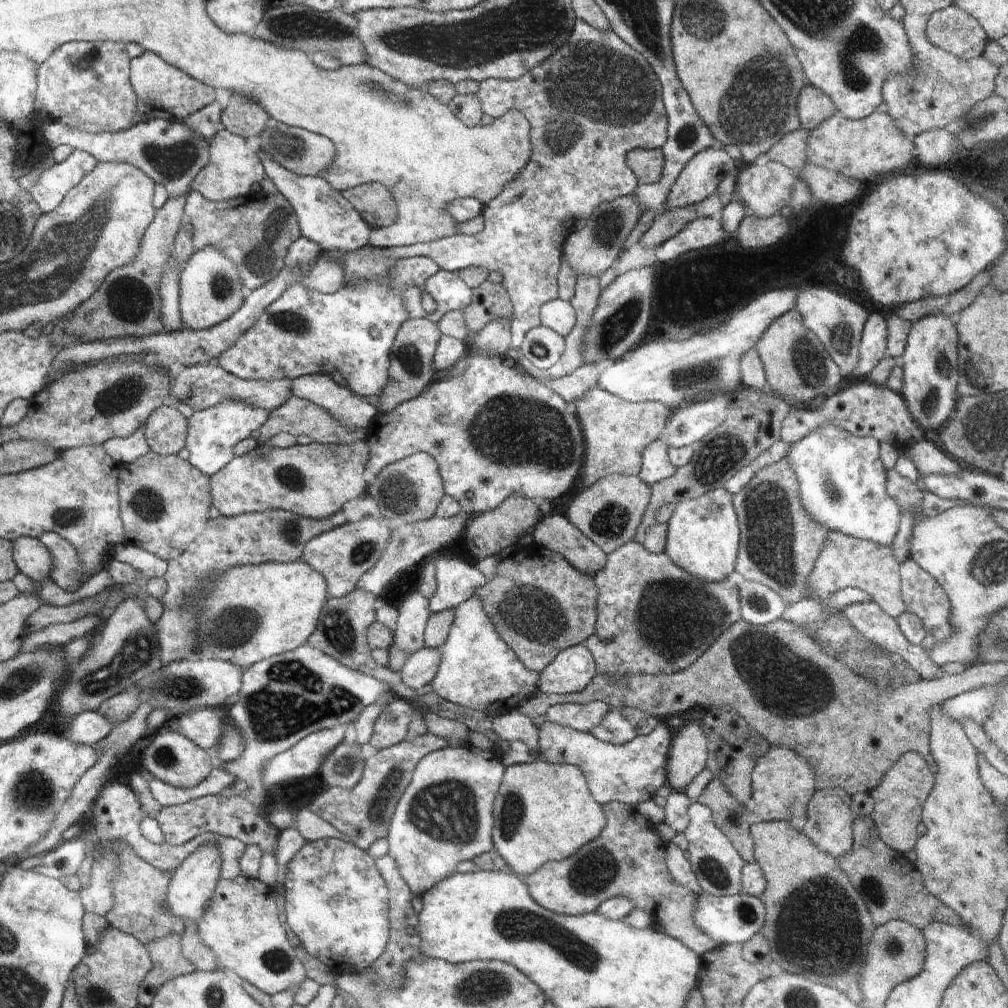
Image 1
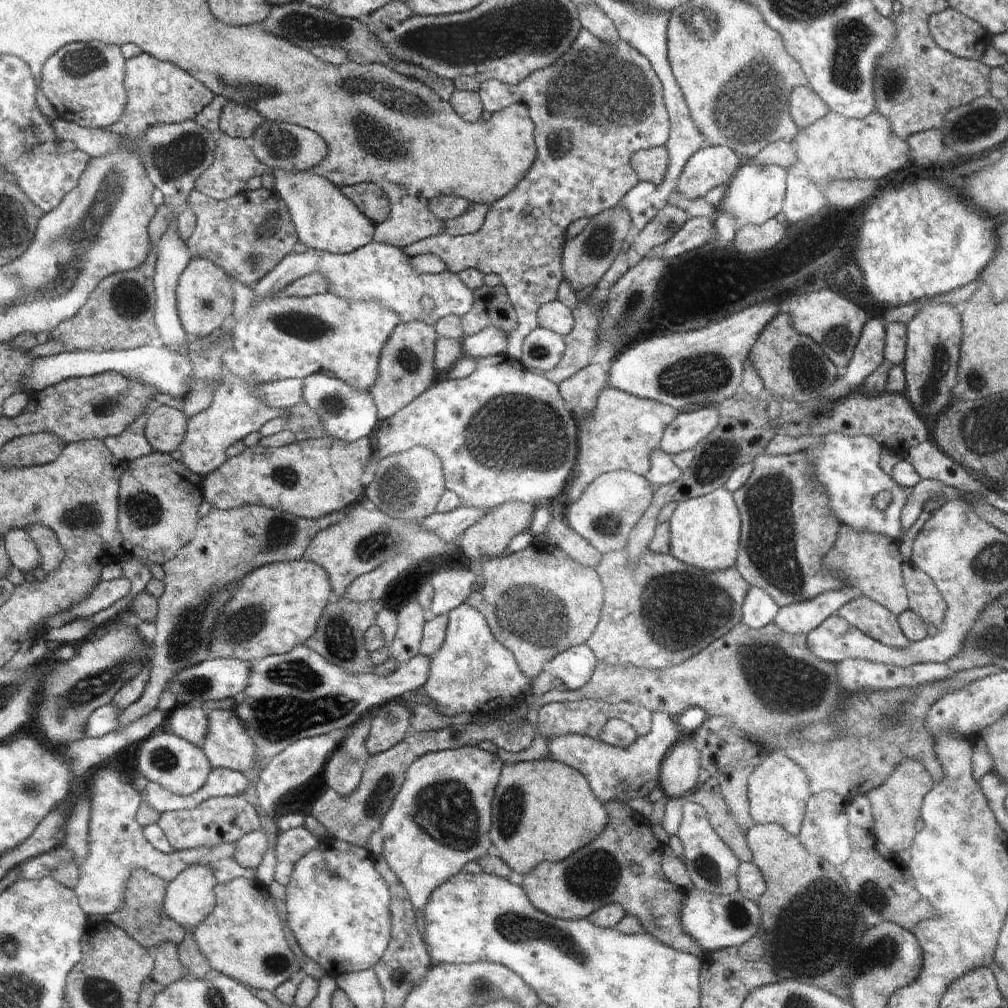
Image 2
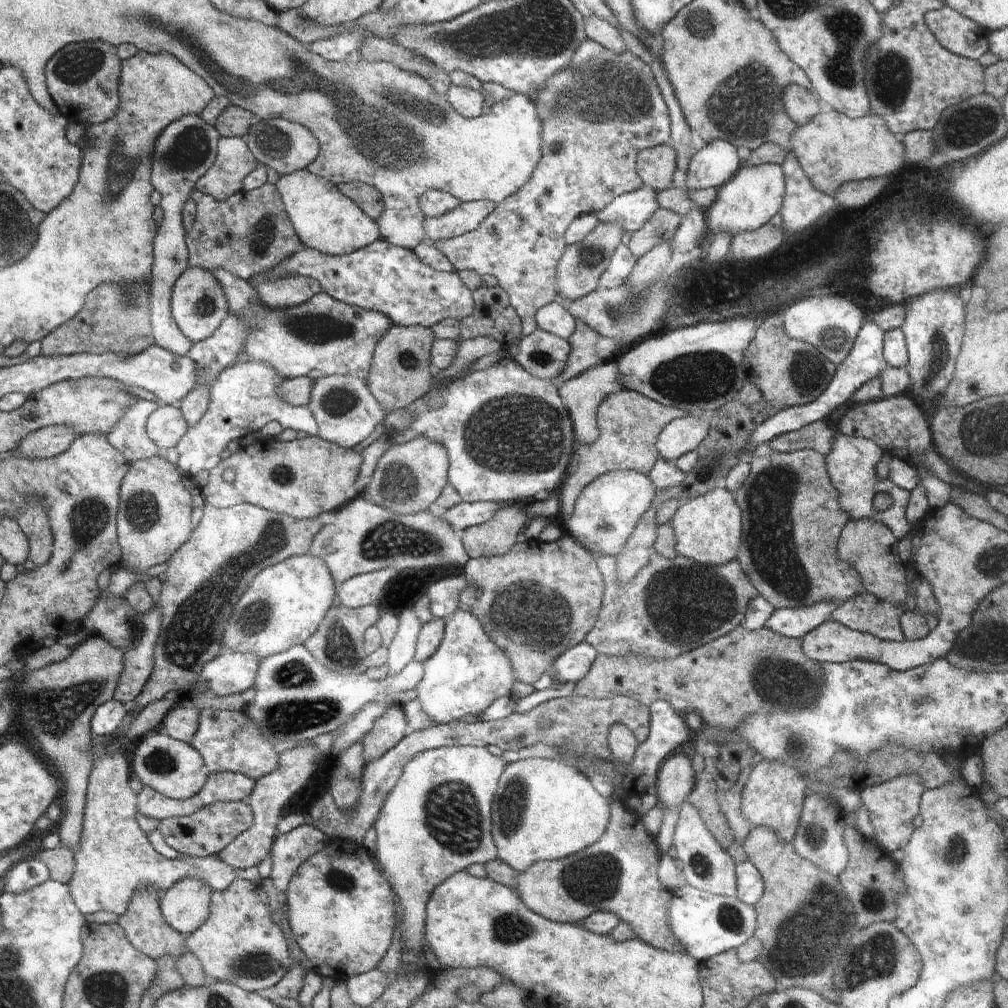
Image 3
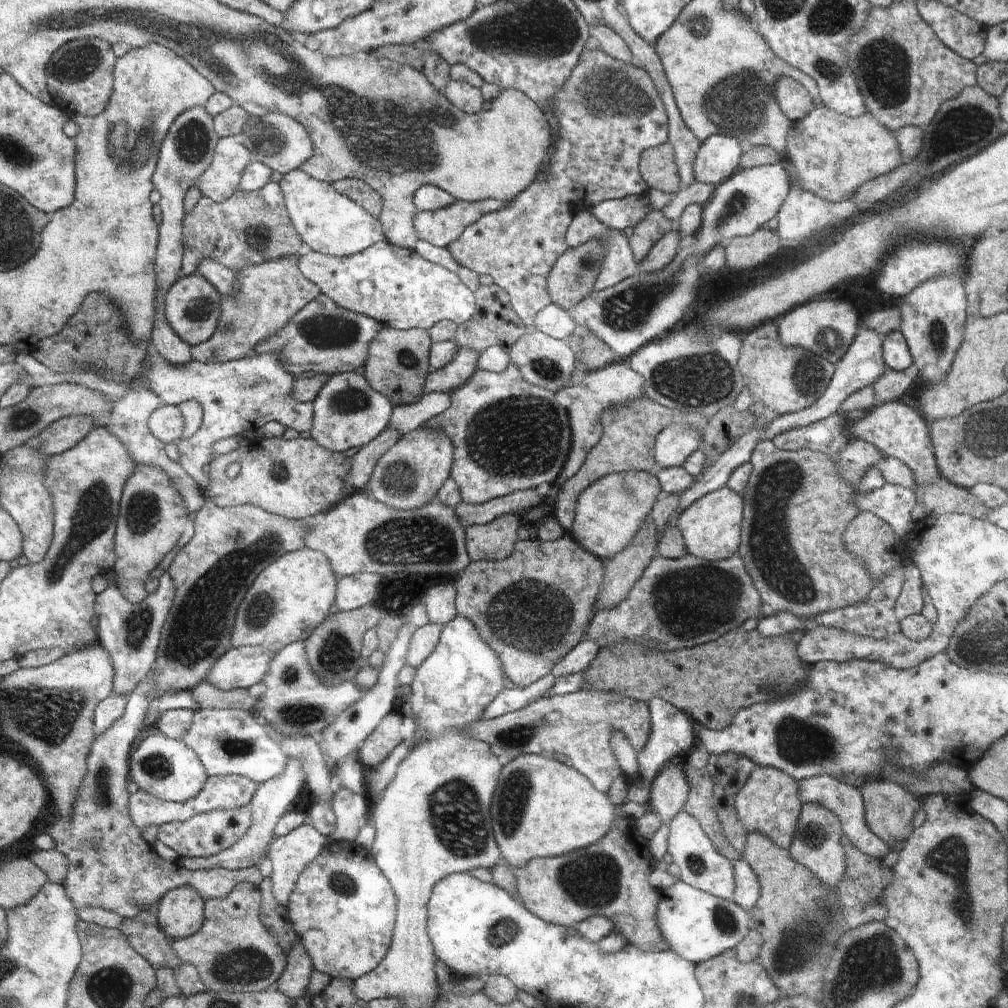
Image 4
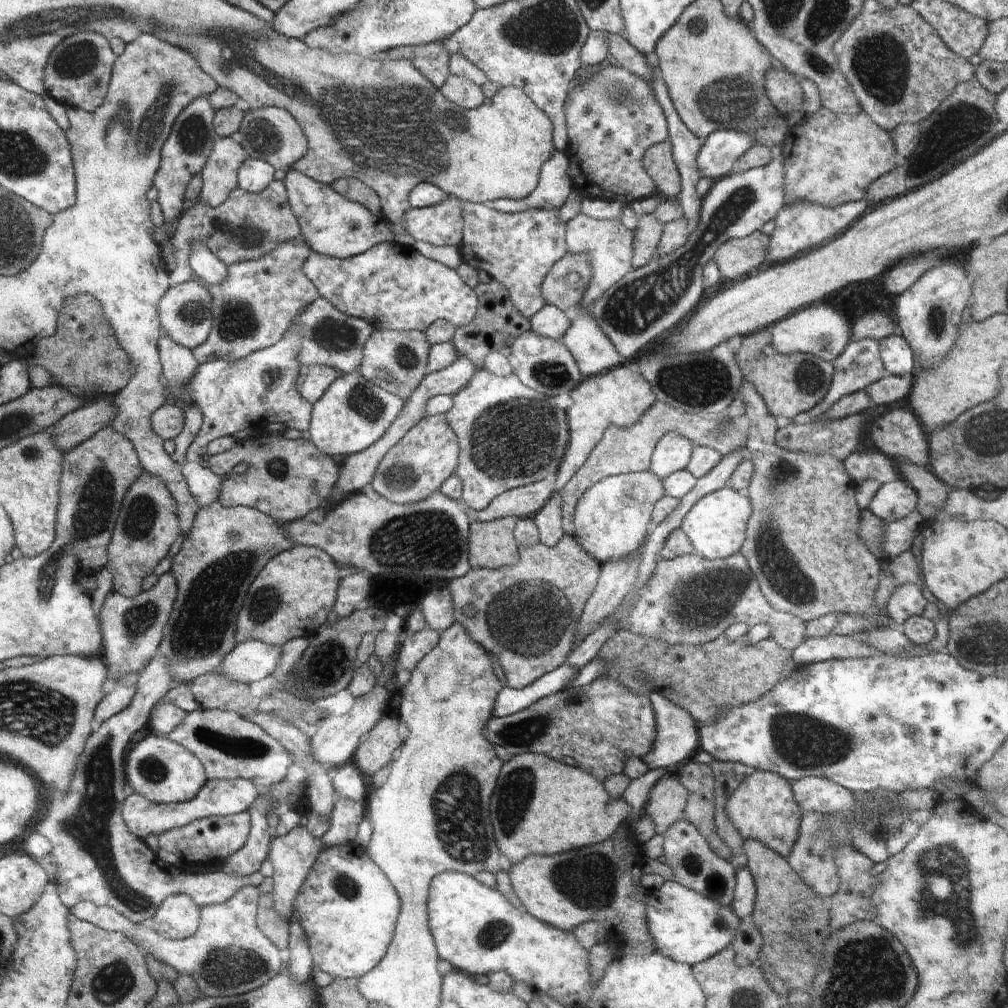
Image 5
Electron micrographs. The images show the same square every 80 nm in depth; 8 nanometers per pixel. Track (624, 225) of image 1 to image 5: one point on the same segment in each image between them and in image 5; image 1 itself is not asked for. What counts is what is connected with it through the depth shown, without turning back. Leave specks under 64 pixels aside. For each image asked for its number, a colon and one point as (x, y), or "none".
2: (585, 259)
3: (582, 264)
4: (572, 278)
5: (565, 284)

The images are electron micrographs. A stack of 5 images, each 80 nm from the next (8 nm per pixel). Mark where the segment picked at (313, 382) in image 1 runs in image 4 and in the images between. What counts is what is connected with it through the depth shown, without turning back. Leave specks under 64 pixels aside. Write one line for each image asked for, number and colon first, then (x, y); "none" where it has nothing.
2: (348, 414)
3: (346, 412)
4: (348, 412)

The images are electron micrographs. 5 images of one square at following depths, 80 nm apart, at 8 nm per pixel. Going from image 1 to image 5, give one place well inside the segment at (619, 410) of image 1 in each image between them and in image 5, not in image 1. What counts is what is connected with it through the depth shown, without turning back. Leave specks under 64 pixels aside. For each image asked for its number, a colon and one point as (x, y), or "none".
2: (621, 432)
3: (629, 424)
4: (627, 443)
5: (628, 449)

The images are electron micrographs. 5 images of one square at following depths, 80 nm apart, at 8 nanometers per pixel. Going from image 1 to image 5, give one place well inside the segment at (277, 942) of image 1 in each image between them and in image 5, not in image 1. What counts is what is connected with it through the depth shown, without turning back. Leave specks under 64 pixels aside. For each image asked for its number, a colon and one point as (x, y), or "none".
2: (242, 938)
3: (240, 943)
4: (232, 951)
5: (228, 954)

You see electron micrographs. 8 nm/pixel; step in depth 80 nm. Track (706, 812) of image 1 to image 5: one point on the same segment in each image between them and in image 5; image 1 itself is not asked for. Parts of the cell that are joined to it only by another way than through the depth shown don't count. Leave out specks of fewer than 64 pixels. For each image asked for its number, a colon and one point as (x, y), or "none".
2: (712, 867)
3: (706, 865)
4: (701, 865)
5: (693, 863)

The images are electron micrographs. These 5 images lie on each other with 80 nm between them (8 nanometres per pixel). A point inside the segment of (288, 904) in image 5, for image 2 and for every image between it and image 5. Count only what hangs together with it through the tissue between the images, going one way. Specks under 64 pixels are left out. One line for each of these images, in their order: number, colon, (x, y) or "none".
2: (291, 845)
3: (291, 849)
4: (290, 854)

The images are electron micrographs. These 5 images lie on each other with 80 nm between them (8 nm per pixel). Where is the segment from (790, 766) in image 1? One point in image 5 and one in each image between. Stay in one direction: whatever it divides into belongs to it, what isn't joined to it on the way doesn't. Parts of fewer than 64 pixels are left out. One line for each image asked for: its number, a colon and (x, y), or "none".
2: (777, 790)
3: (773, 796)
4: (768, 801)
5: (763, 807)

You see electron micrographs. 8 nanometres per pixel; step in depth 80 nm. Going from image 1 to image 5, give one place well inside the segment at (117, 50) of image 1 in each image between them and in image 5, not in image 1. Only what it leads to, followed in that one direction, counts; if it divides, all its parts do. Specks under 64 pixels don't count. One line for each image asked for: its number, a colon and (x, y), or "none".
2: (84, 81)
3: (82, 78)
4: (79, 75)
5: (77, 74)

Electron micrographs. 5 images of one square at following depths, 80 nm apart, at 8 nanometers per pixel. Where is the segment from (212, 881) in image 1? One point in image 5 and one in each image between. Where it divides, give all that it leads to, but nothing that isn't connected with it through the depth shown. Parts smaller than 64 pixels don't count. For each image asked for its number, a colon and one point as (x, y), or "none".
2: (189, 897)
3: (185, 906)
4: (179, 913)
5: (178, 916)

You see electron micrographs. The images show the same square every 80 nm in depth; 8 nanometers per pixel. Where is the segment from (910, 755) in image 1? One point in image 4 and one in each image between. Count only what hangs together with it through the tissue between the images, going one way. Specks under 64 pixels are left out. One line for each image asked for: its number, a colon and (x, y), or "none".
2: (896, 805)
3: (893, 804)
4: (889, 808)

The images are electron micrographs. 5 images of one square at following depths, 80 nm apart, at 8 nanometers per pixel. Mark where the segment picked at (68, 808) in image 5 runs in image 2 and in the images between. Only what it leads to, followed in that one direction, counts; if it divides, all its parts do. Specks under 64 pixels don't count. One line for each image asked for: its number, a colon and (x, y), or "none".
2: (117, 846)
3: (115, 857)
4: (112, 866)

